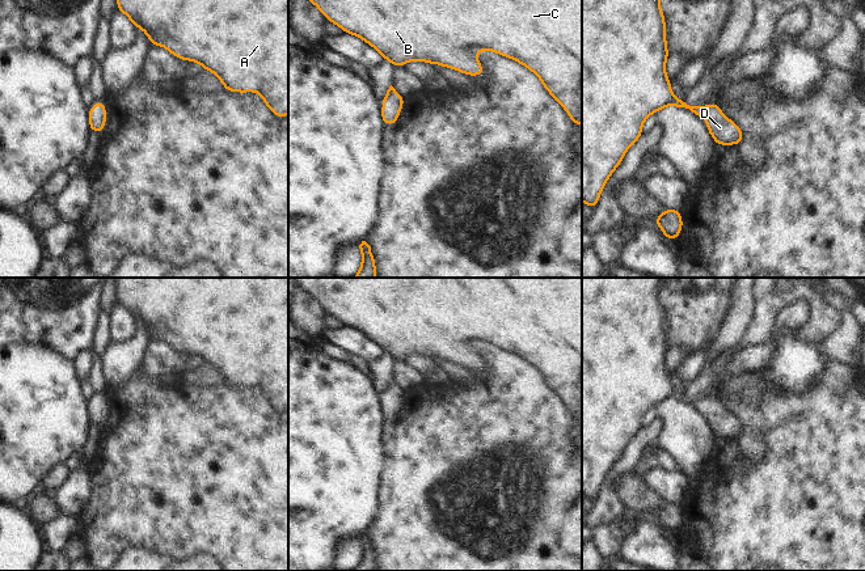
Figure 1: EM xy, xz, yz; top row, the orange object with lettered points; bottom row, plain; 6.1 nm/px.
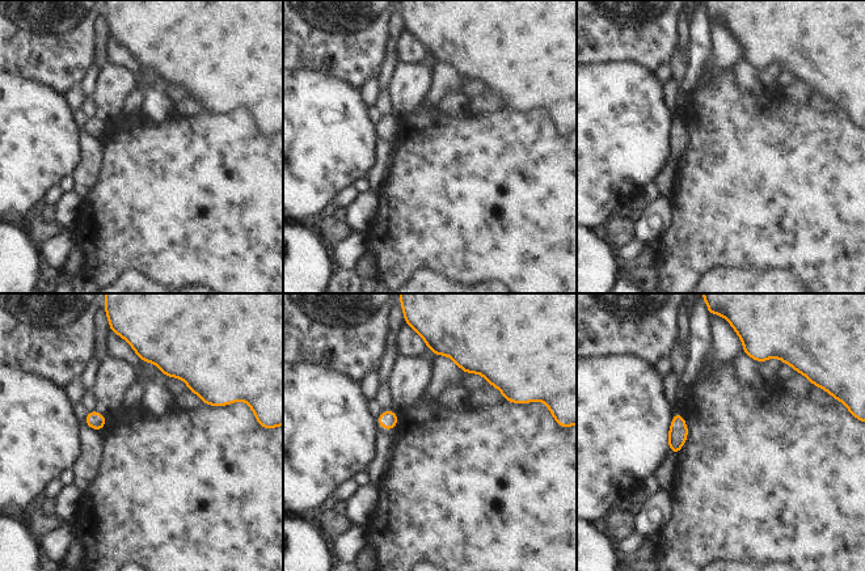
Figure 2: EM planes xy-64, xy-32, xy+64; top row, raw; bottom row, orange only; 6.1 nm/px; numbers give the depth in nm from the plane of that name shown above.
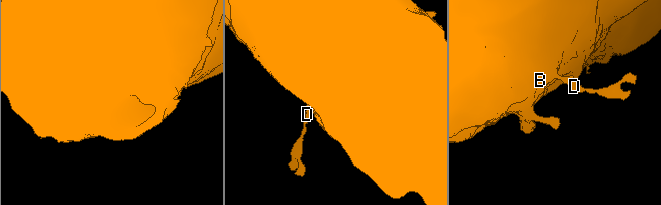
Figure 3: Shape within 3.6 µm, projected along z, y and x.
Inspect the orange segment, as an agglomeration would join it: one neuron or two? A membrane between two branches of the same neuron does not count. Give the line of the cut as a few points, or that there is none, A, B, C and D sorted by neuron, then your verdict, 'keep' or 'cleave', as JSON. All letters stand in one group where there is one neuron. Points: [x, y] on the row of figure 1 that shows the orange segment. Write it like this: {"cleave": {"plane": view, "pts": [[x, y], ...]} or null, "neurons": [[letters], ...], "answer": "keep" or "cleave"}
{"cleave": null, "neurons": [["A", "B", "C", "D"]], "answer": "keep"}

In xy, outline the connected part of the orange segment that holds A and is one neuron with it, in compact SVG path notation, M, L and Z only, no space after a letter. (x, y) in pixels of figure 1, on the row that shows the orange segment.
M117 0L117 10L145 33L151 46L163 46L180 60L199 63L203 71L212 72L221 81L225 92L256 92L277 118L288 115L288 0Z

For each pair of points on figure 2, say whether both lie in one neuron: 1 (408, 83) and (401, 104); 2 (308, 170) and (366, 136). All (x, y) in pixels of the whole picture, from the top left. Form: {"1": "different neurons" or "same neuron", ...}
{"1": "same neuron", "2": "same neuron"}

